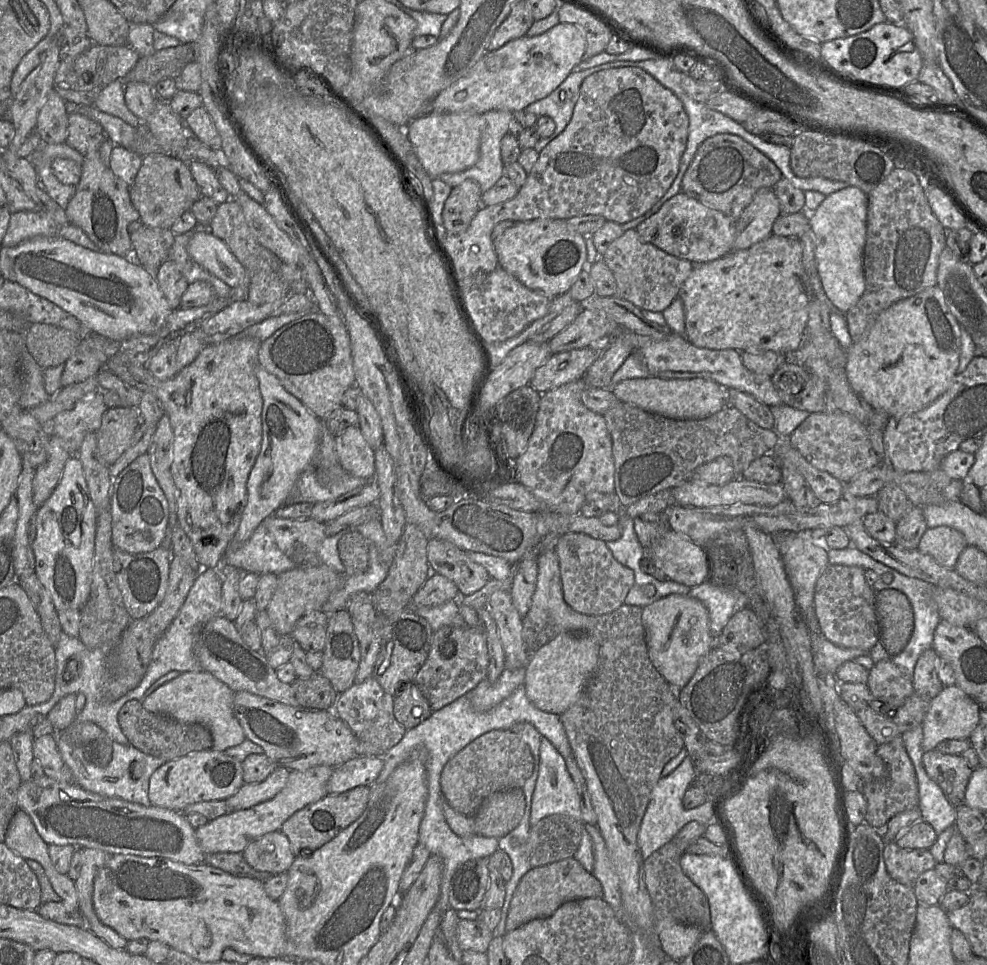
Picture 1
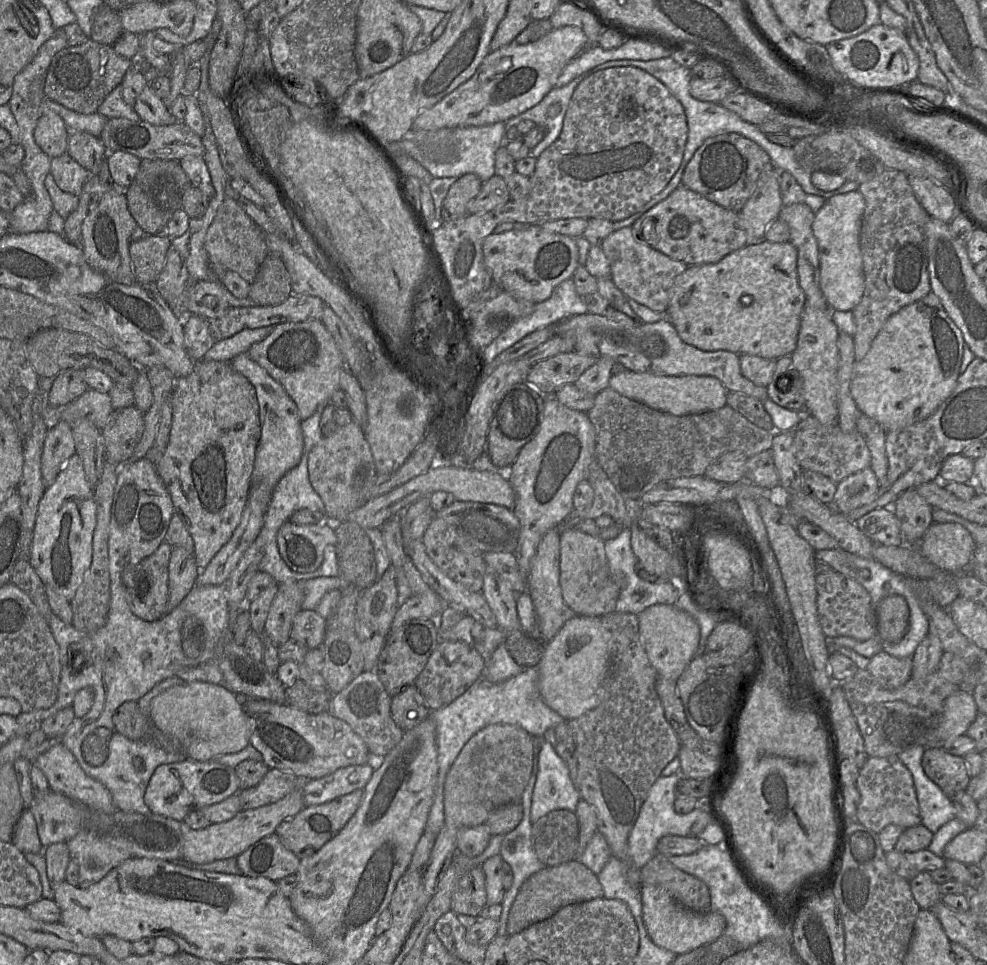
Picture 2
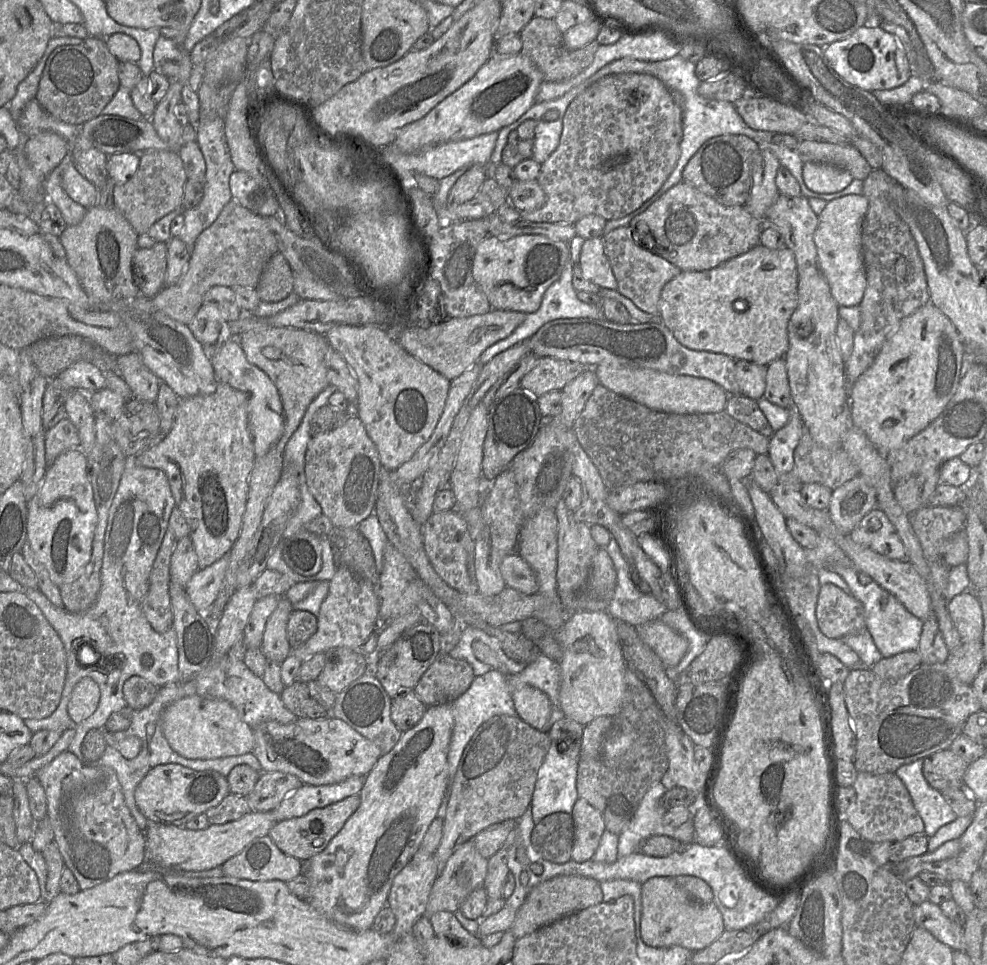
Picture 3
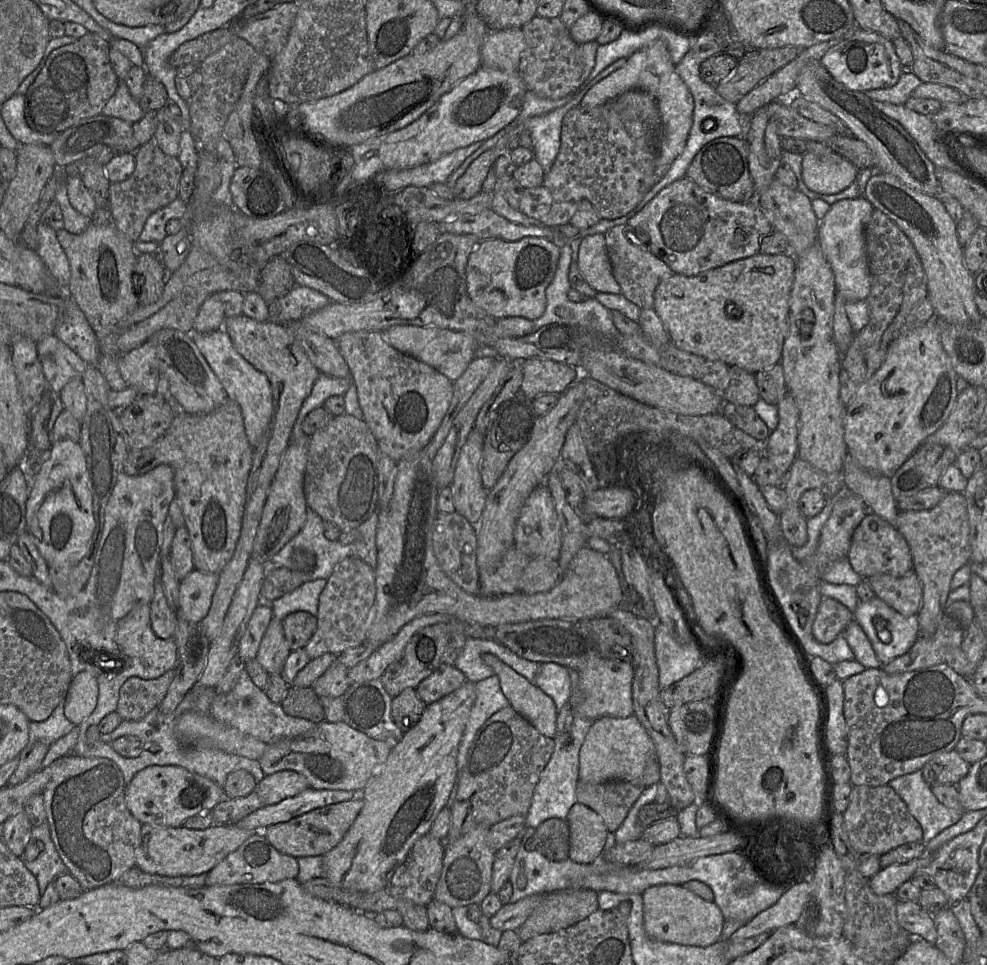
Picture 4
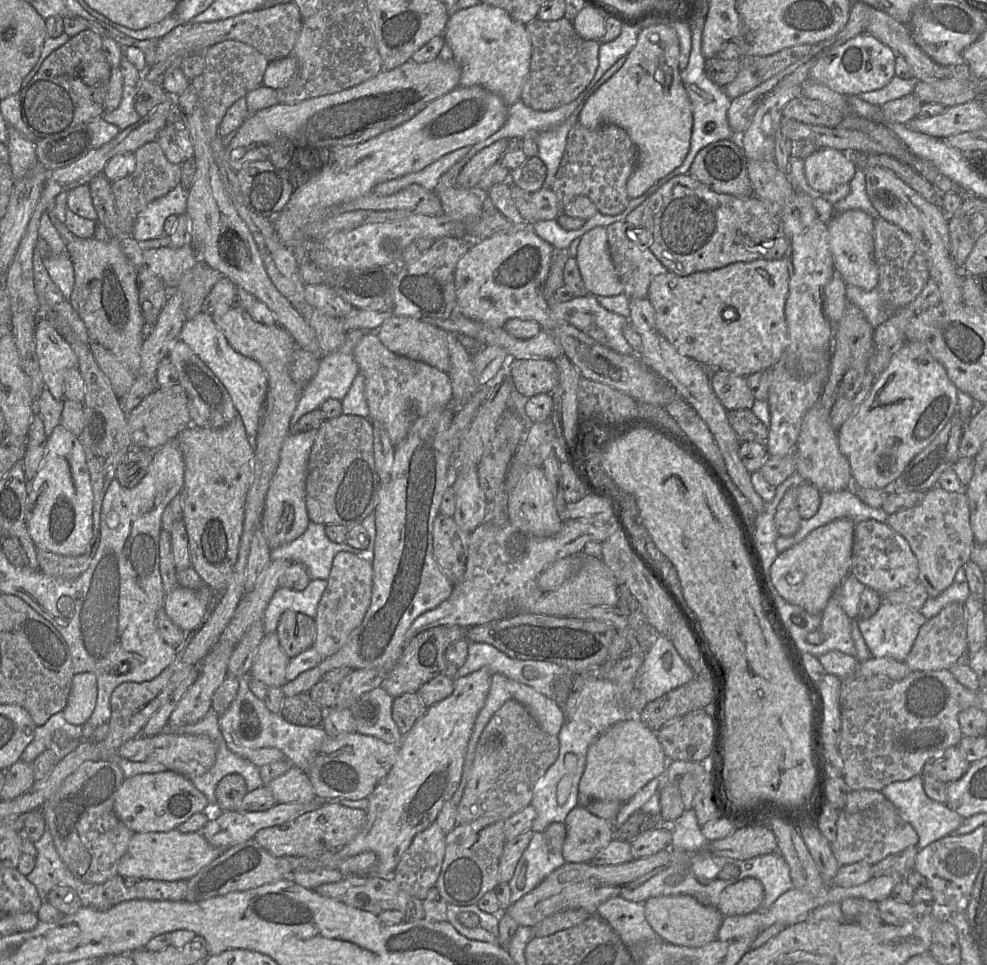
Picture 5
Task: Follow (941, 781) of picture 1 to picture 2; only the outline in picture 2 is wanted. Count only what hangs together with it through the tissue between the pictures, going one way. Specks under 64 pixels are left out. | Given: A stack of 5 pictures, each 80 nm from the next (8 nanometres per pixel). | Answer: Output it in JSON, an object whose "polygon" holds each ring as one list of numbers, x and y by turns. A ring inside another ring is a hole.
{"polygon":[[926,747,922,758,922,767,926,776,950,798,966,791,971,780,964,758,949,754,940,747]]}

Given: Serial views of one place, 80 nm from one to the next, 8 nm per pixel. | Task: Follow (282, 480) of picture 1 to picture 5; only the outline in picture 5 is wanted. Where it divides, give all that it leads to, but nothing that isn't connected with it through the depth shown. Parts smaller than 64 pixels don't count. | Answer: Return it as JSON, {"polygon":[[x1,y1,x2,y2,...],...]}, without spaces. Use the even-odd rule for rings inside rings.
{"polygon":[[205,311,185,321,178,338,190,347,226,388,242,419,248,438,253,440,258,432,267,392,267,377,262,367,255,360,235,351,213,322,212,316],[177,585,165,594,164,610,179,628,191,634,204,622,211,606,211,591,193,590]]}

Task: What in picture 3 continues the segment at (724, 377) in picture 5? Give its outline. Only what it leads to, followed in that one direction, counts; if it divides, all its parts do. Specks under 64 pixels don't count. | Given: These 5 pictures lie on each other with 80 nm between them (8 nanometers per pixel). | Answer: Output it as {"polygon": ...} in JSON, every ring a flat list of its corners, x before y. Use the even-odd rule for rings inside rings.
{"polygon":[[736,360,735,378,740,394,758,401,766,387,767,366,747,360]]}

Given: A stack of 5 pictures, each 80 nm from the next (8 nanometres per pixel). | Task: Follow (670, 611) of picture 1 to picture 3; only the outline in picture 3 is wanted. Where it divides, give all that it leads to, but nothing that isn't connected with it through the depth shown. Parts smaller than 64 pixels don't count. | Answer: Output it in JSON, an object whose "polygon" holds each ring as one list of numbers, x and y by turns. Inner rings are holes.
{"polygon":[[661,619,636,628,643,643,655,653,665,668,676,666,687,652,687,639]]}

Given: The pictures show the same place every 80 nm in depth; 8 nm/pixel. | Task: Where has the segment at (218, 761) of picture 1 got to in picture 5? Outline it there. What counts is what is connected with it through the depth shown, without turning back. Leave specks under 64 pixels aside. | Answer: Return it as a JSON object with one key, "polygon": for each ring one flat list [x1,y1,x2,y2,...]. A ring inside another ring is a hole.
{"polygon":[[171,770,158,773,139,773,125,778,114,802,117,817,134,833,167,832,208,806,206,796,188,777]]}

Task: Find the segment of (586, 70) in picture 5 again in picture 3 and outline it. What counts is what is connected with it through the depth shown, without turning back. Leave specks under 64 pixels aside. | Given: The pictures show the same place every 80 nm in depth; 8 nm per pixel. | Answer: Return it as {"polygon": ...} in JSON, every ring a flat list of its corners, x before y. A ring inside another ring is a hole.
{"polygon":[[534,16,519,33,522,40,520,53,528,56,543,75,543,81,563,81,576,76,587,68,593,61,599,47,597,40,586,46,571,50,564,45,563,33,559,30,554,19]]}

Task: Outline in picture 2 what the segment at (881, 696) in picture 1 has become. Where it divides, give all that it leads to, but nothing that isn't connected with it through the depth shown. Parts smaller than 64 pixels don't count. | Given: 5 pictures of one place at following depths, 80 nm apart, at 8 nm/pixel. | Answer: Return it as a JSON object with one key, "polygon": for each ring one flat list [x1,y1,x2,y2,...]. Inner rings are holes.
{"polygon":[[883,651,870,659,867,670,885,689,897,689,912,676,912,658,897,658]]}

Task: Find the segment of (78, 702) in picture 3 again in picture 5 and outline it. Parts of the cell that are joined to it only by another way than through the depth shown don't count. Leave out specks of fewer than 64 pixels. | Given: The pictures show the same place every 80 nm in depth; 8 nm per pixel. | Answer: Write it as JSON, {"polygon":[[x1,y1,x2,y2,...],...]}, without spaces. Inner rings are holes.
{"polygon":[[92,672,74,674,67,704,63,709,65,719,83,725,93,713,97,702,97,678]]}

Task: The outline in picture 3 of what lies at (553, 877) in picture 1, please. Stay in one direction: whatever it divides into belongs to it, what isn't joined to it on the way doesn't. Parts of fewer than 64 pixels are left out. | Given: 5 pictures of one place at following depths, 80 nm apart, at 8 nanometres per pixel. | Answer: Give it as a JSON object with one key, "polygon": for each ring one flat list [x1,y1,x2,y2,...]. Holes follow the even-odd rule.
{"polygon":[[580,875,556,876,536,885,516,912,510,930,516,938,524,937,566,915,603,901,602,888,594,878]]}

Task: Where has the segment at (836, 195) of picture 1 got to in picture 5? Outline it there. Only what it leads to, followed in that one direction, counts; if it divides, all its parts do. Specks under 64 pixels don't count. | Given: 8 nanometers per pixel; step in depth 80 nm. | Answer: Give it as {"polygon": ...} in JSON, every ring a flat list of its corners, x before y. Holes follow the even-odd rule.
{"polygon":[[847,210,835,214,827,223,828,239,834,261,834,268,846,285,870,291,878,285,878,268,876,266,873,237,874,219,861,210]]}

